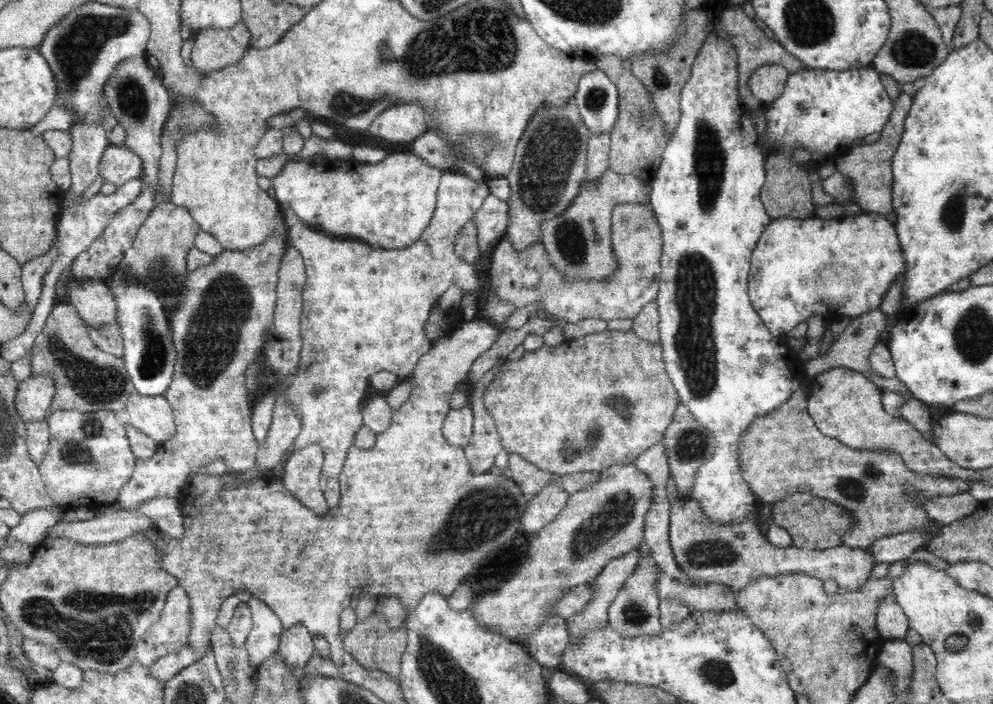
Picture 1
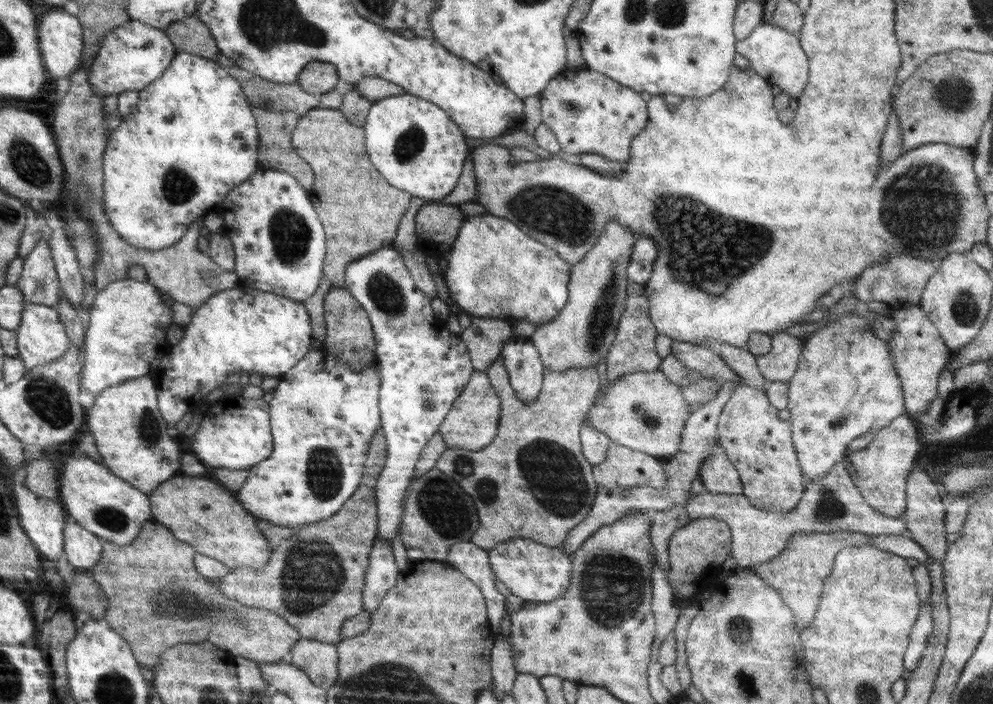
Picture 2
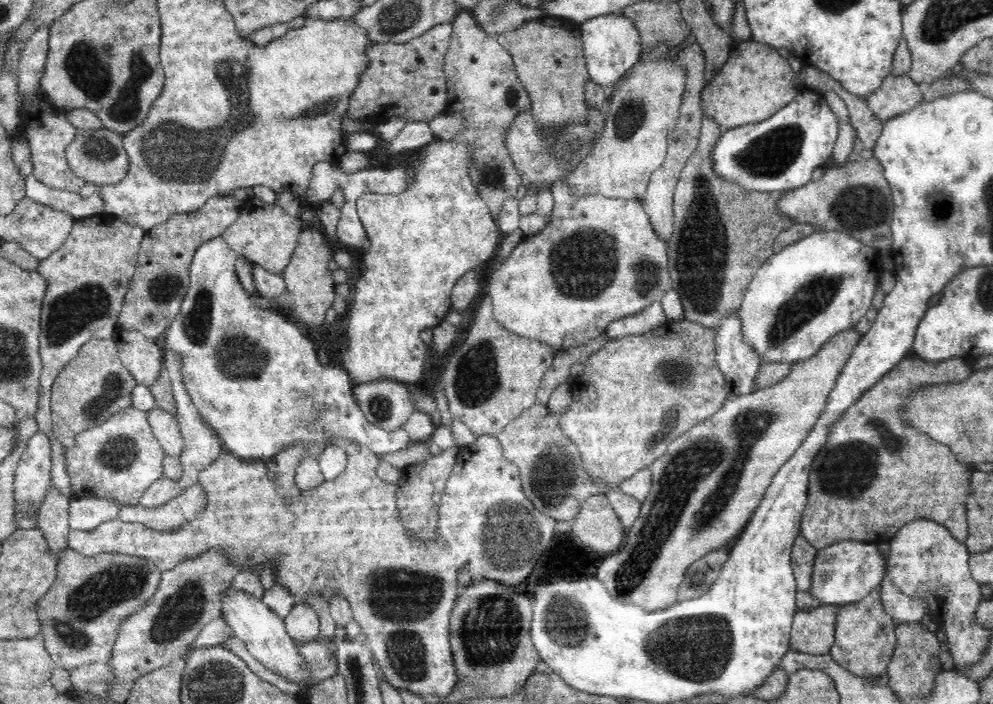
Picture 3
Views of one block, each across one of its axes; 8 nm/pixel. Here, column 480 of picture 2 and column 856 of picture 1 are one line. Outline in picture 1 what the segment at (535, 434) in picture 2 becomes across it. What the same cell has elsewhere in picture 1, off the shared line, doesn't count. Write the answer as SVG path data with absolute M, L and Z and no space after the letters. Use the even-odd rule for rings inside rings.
M804 387L796 389L796 392L792 393L792 396L789 396L789 399L780 406L780 408L776 408L776 410L769 412L768 414L759 416L752 420L752 422L745 429L745 433L740 437L739 442L739 467L740 474L742 478L748 483L748 486L752 489L752 492L757 496L762 504L770 503L771 505L774 502L780 502L780 500L784 500L786 496L790 496L790 494L796 494L796 492L809 492L814 496L819 496L820 498L825 498L846 510L849 510L849 513L852 515L853 522L855 522L846 532L842 535L841 545L847 546L848 548L867 548L869 547L875 540L892 536L893 534L902 532L912 532L912 530L924 530L924 528L928 528L928 526L934 526L936 521L932 519L932 517L928 516L928 512L926 509L922 507L922 503L920 503L920 499L911 500L909 504L903 503L903 491L908 484L911 486L916 486L917 489L921 491L921 496L925 496L925 498L932 498L932 496L950 496L955 495L956 493L961 493L964 491L968 491L968 482L957 479L956 477L946 477L942 474L935 475L922 475L920 473L916 473L916 471L912 471L912 469L908 468L908 465L904 463L904 459L902 456L894 453L894 451L885 450L885 451L872 451L870 449L853 449L845 444L842 444L838 439L832 438L830 436L826 436L816 425L815 420L811 418L809 412L807 410L808 406L808 397L811 391L807 392Z

